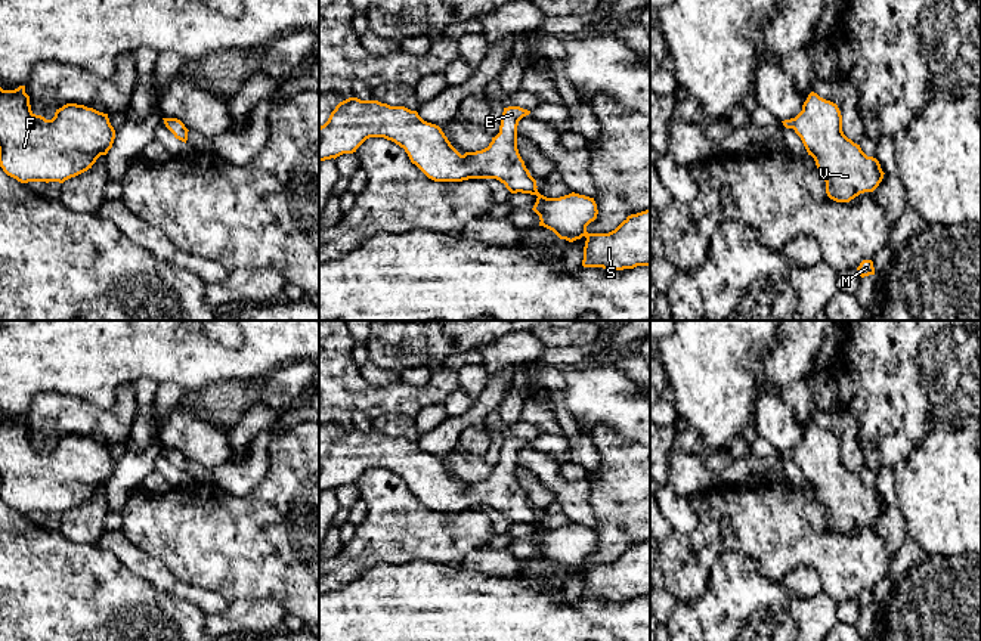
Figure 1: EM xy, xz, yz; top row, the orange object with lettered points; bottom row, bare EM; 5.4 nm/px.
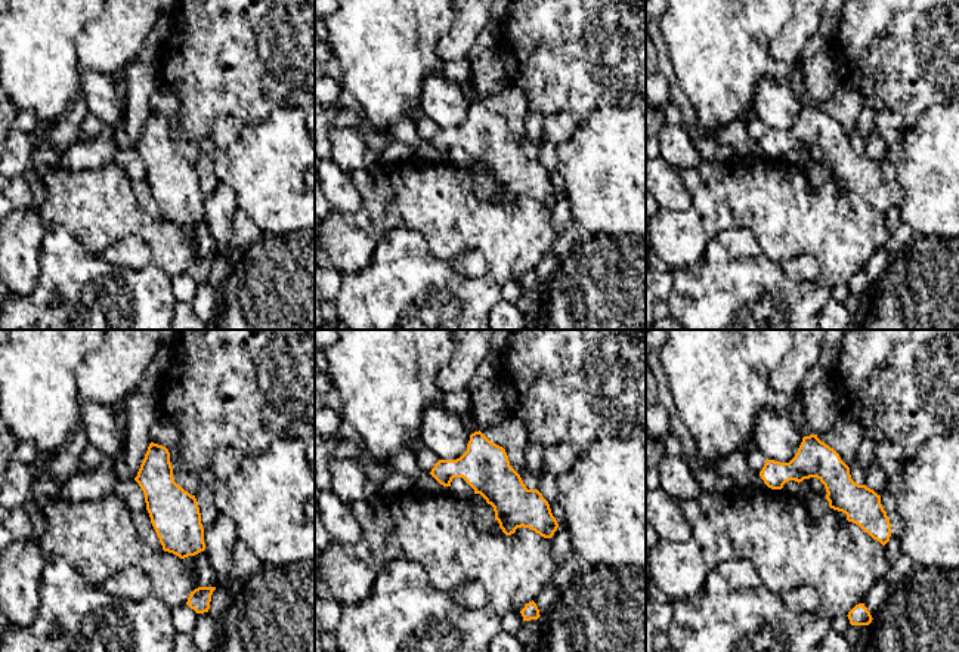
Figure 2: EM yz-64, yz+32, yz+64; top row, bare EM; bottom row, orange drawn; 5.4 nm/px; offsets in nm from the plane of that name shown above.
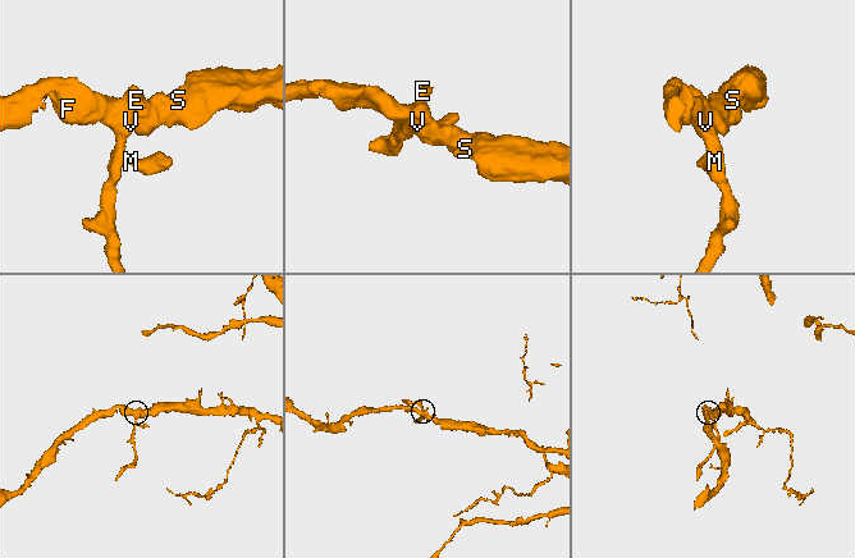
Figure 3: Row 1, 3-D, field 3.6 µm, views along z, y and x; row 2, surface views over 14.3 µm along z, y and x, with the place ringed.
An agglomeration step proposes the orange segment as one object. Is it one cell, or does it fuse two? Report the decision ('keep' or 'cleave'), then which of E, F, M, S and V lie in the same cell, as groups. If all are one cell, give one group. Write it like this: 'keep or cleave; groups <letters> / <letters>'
keep; groups E F M S V

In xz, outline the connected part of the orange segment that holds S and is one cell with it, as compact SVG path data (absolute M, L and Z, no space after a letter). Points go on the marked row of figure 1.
M349 97L319 127L319 161L353 154L369 137L384 137L403 148L411 162L434 182L496 179L511 193L536 195L532 210L539 216L539 226L569 242L587 238L584 267L650 266L650 210L628 216L609 233L588 233L587 226L598 214L594 198L575 192L547 198L538 192L517 149L517 126L529 114L520 106L504 108L499 133L489 146L461 155L442 128L424 121L417 111Z

